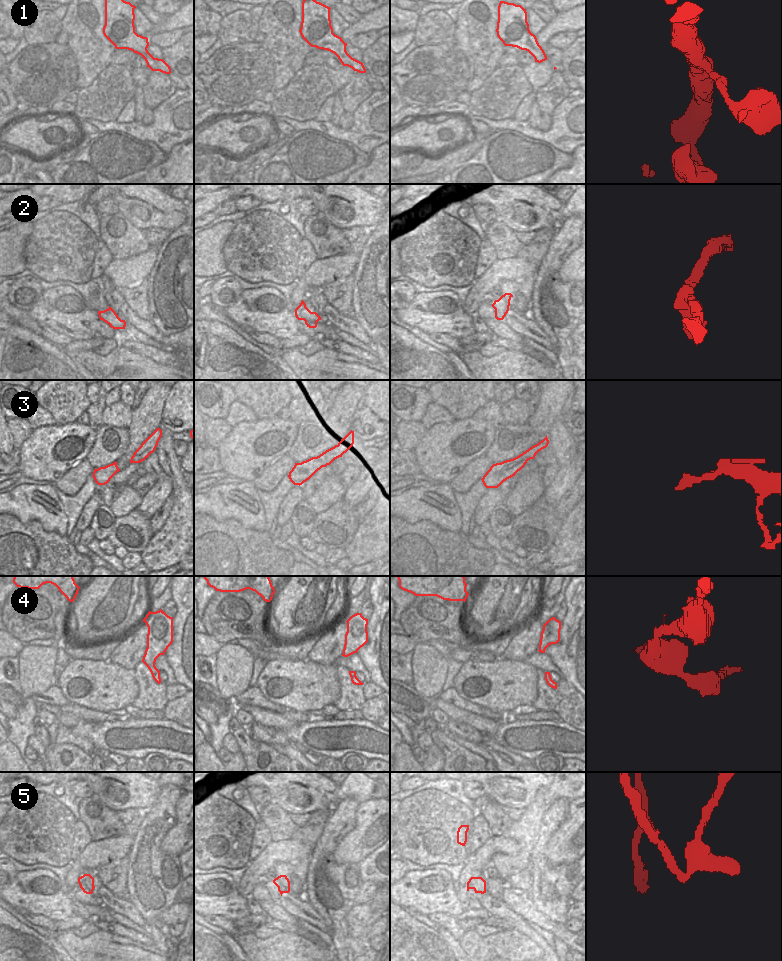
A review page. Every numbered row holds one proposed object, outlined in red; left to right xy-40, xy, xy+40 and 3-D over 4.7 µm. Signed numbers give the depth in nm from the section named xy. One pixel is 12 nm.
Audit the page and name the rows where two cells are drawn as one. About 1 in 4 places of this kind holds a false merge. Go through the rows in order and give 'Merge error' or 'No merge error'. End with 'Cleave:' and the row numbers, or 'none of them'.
1: No merge error
2: No merge error
3: No merge error
4: No merge error
5: Merge error
Cleave: 5.

